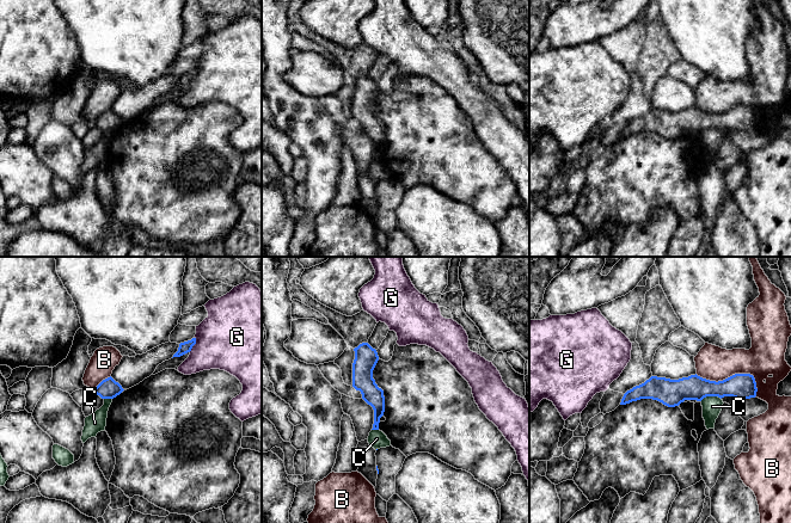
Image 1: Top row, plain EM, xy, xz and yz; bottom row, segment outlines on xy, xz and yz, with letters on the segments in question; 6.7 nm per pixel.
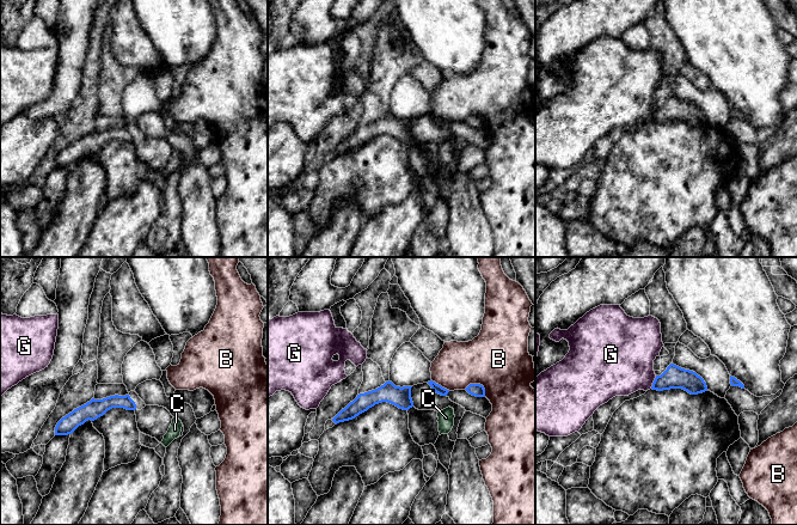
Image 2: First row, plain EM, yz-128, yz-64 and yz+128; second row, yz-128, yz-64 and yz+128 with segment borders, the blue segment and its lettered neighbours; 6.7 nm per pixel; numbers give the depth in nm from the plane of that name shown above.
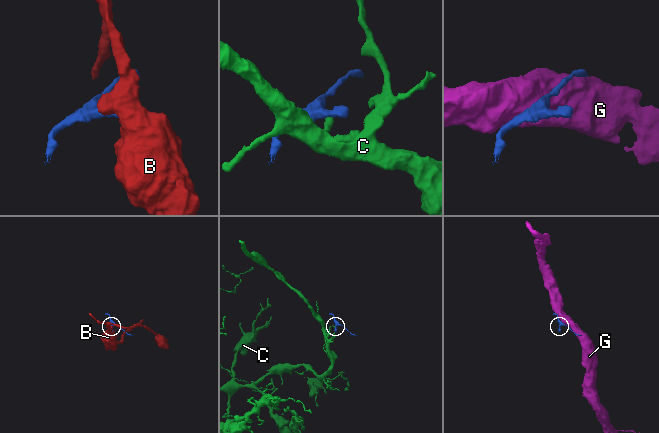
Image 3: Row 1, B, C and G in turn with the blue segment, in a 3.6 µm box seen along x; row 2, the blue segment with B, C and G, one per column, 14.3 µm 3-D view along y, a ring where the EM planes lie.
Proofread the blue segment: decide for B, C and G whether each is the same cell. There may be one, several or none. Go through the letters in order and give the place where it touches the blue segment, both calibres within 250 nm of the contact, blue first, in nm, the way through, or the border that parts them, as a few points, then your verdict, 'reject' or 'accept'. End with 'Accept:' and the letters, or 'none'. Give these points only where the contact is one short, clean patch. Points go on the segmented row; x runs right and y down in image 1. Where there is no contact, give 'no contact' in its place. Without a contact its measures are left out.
B: contact yz (734, 375); calibres 180 and 240 nm; border yz (696, 374), (716, 381), (735, 374), (750, 374), (756, 395); reject
C: contact yz (710, 395); calibres 180 and 130 nm; border yz (721, 398), (704, 397), (700, 400); reject
G: contact xy (195, 343); calibres 80 and 440 nm; reject
Accept: none

